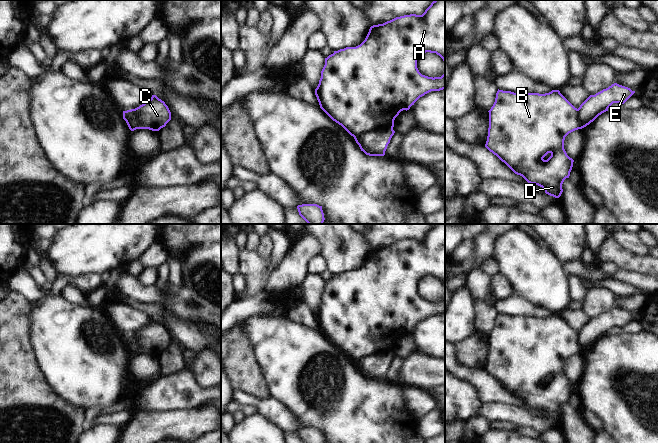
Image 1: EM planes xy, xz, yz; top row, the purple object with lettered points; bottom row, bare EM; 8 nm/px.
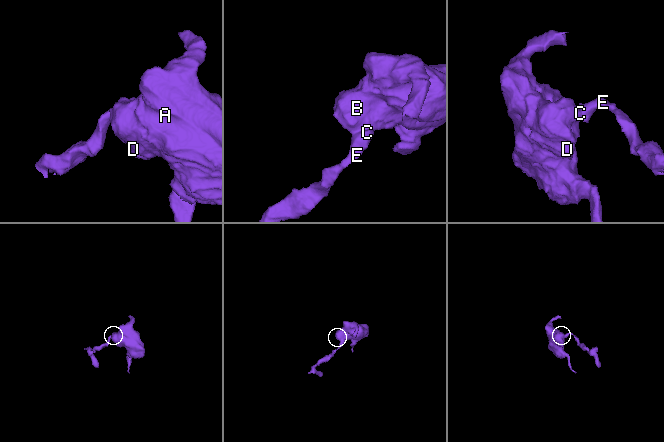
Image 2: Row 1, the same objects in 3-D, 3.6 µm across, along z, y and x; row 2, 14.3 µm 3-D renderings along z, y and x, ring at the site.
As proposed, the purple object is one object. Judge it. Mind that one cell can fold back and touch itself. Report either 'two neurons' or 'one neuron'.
two neurons

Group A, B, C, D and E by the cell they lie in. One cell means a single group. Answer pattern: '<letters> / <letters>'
A B D / C E

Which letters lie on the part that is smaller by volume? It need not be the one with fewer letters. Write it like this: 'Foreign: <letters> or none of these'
Foreign: C, E

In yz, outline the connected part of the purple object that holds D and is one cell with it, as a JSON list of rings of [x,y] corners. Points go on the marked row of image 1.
[[[499,90],[489,112],[485,147],[528,183],[542,187],[545,193],[559,198],[562,184],[569,178],[574,160],[564,149],[565,137],[581,129],[578,109],[559,90],[549,93],[514,93]]]

